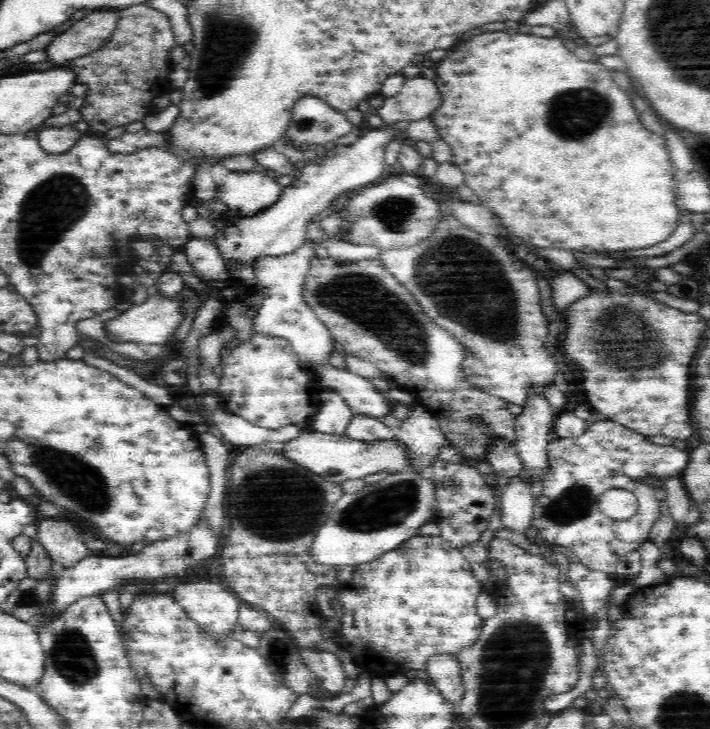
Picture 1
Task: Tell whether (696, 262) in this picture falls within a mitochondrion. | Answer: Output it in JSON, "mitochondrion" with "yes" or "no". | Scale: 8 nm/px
{"mitochondrion":"no"}

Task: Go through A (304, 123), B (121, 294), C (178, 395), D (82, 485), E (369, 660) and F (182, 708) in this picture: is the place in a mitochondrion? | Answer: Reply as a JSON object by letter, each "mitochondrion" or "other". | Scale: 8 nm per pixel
{"A":"mitochondrion","B":"other","C":"other","D":"mitochondrion","E":"other","F":"other"}

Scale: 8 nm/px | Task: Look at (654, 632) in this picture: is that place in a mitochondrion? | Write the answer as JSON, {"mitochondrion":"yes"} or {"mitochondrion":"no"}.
{"mitochondrion":"no"}

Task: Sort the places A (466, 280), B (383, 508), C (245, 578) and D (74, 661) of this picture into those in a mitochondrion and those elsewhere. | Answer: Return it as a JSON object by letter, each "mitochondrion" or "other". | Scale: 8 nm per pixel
{"A":"mitochondrion","B":"mitochondrion","C":"other","D":"mitochondrion"}

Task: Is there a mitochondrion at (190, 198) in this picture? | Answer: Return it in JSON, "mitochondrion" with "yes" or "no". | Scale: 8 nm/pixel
{"mitochondrion":"no"}

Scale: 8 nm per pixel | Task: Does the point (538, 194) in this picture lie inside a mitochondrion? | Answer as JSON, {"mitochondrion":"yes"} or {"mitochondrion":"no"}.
{"mitochondrion":"no"}

